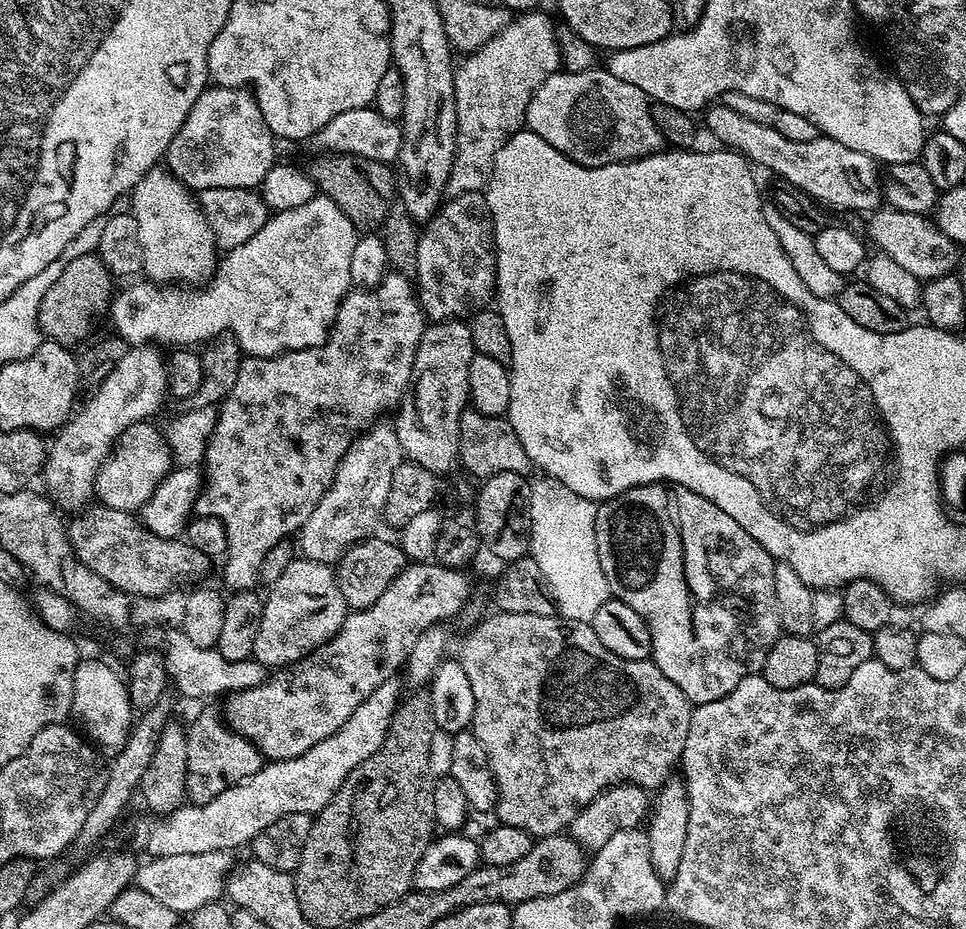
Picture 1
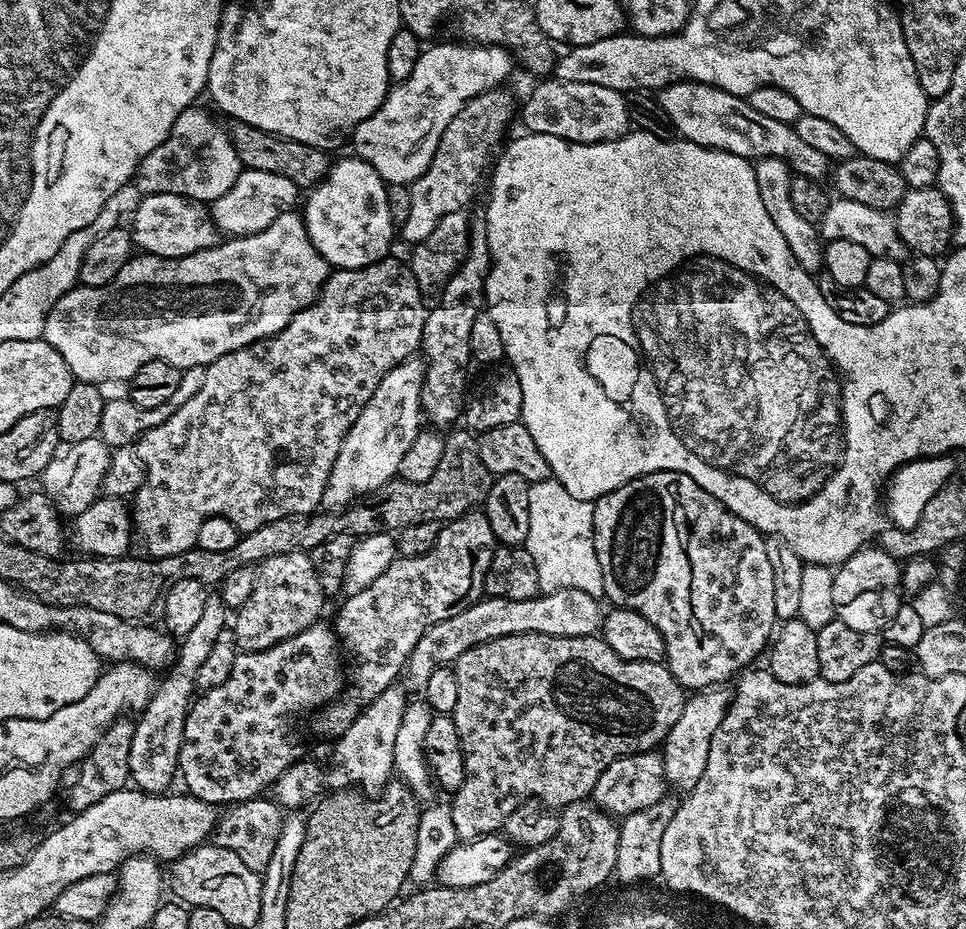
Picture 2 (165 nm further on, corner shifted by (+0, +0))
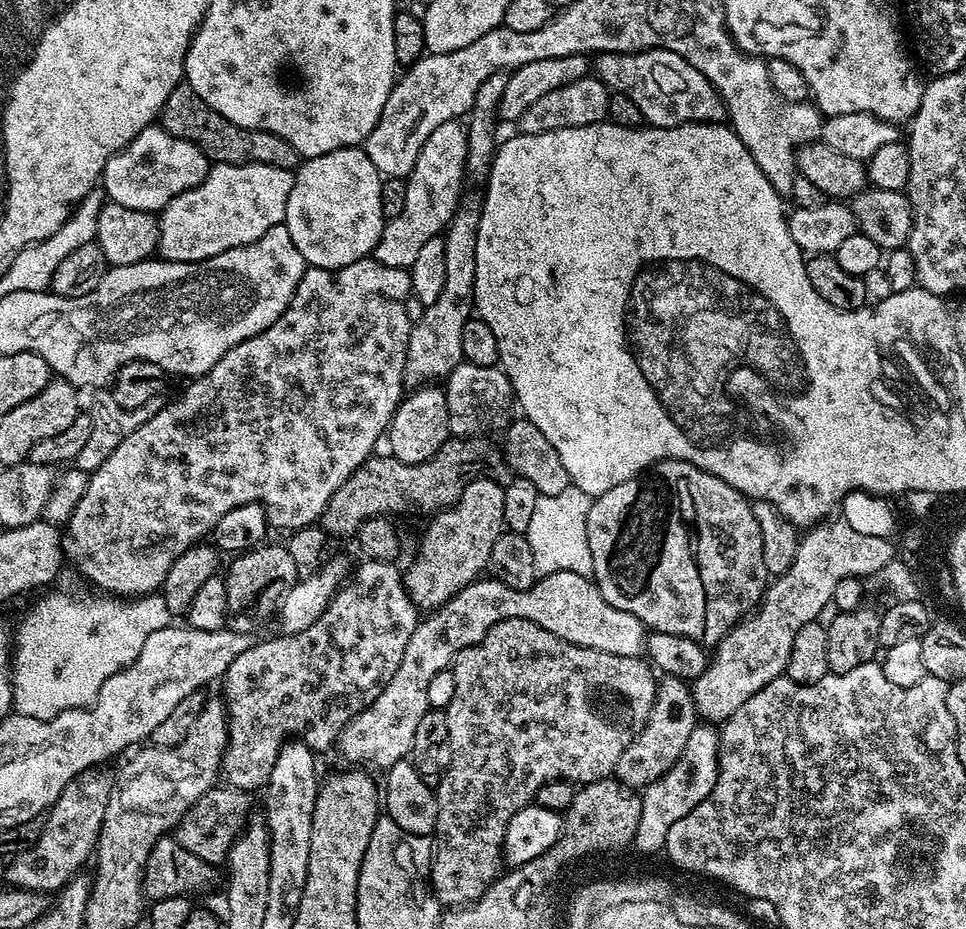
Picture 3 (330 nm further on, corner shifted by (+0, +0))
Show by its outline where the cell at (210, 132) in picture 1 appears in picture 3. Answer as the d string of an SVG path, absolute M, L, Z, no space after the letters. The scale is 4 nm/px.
M149 126L135 136L118 154L114 154L108 159L102 177L102 191L109 201L117 203L118 206L156 214L164 209L178 194L202 183L209 167L210 161L207 154L194 142L178 138L162 127Z

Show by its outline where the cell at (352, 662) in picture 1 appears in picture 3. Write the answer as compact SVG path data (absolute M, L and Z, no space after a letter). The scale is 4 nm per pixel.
M487 475L470 481L466 490L448 508L439 509L431 517L428 529L420 540L420 549L412 565L403 569L404 585L408 597L416 603L417 609L435 610L441 608L454 594L470 586L488 568L490 550L505 531L502 514L504 485L489 480Z

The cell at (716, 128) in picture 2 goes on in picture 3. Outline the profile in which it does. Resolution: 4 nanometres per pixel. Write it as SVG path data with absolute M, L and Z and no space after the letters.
M665 48L645 52L601 52L594 60L594 75L612 92L626 94L642 110L645 121L654 128L673 128L703 122L715 124L725 119L724 103L716 88L686 58Z

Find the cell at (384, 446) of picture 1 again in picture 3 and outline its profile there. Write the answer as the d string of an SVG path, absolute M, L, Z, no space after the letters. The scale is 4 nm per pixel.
M465 191L443 233L446 246L446 282L442 286L442 294L438 294L438 298L434 298L434 302L423 309L424 313L421 316L415 317L406 350L405 385L423 386L429 382L443 381L448 373L453 372L464 360L462 326L466 326L474 312L476 239L483 205L484 197L479 191Z

